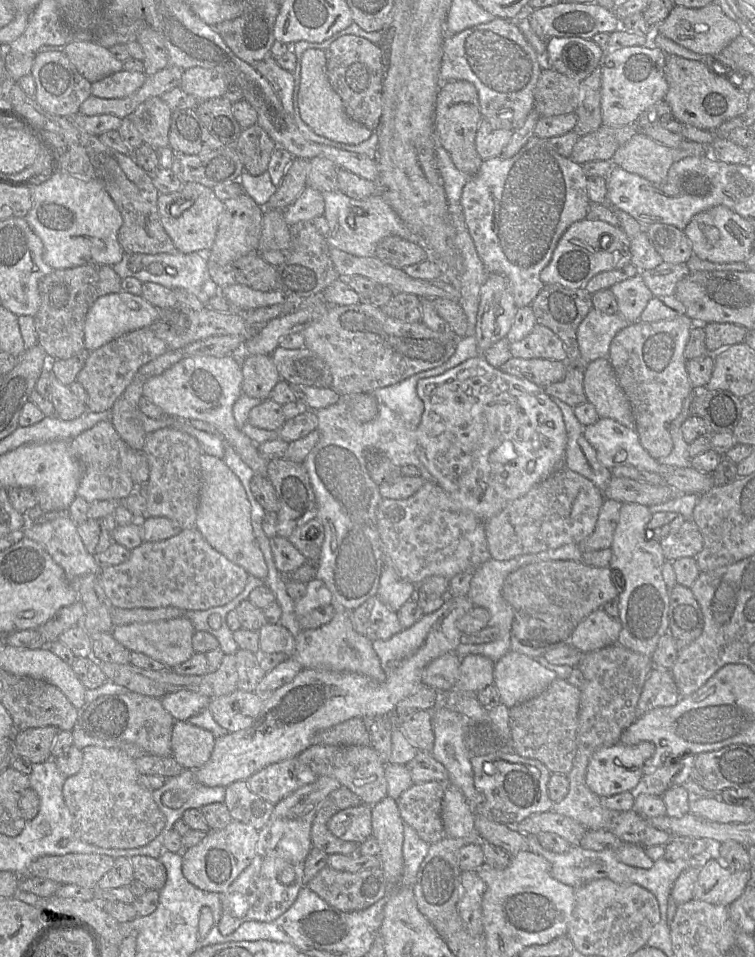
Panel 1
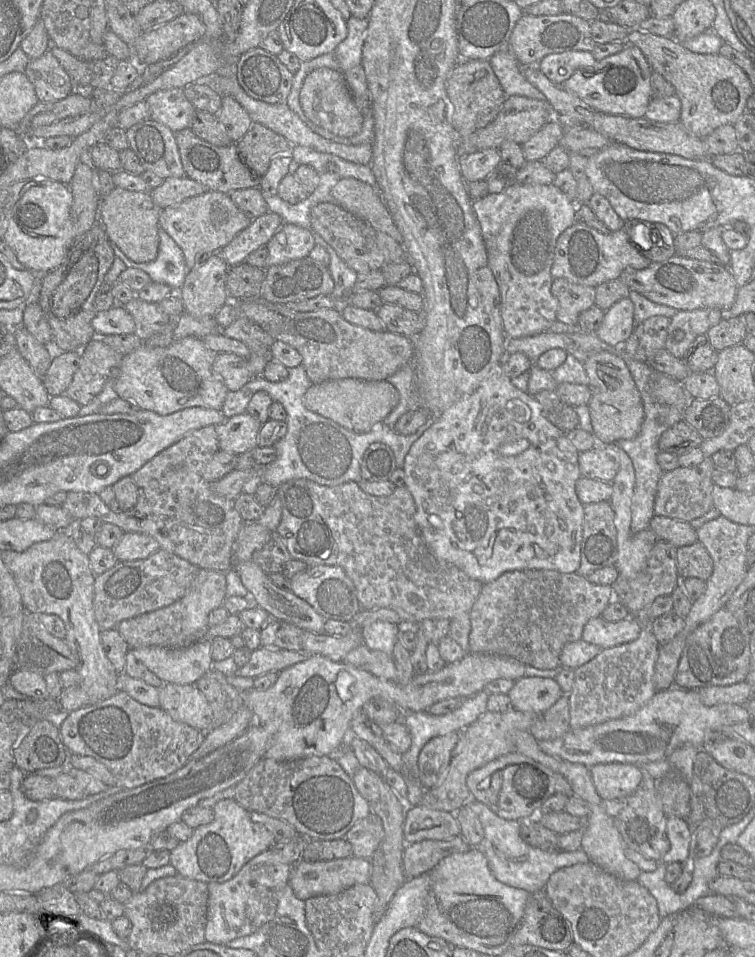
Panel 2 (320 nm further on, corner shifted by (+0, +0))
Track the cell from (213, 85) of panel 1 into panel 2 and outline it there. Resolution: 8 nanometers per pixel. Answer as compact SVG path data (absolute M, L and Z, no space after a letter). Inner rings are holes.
M184 88L159 90L146 98L151 119L167 126L174 133L190 128L197 111L184 94Z

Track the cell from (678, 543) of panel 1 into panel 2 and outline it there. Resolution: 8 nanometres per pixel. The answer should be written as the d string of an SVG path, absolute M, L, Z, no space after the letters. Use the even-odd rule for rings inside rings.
M699 541L678 547L677 571L681 580L694 577L706 581L713 572L713 561L707 549Z

